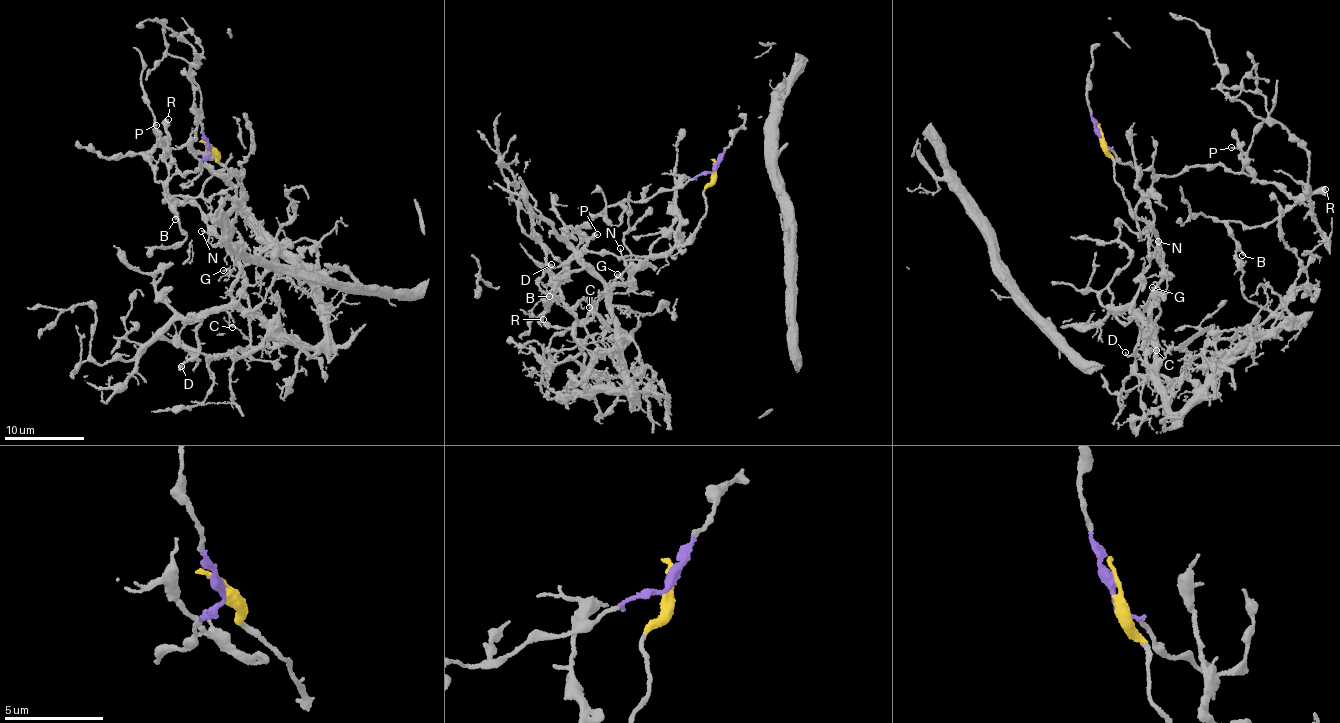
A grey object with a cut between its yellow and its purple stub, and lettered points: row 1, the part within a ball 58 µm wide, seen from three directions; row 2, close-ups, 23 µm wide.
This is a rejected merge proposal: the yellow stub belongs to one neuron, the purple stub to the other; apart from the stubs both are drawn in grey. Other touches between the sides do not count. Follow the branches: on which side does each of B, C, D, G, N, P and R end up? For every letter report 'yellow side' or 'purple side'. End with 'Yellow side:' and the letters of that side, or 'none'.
B: purple side
C: yellow side
D: yellow side
G: yellow side
N: yellow side
P: purple side
R: purple side
Yellow side: C, D, G, N

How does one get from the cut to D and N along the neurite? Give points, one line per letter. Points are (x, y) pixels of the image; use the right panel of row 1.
D: (1101, 136), (1115, 182), (1158, 240), (1160, 284), (1150, 294), (1152, 318), (1139, 319), (1136, 351), (1126, 352)
N: (1101, 136), (1112, 161), (1115, 182), (1132, 213), (1150, 228), (1156, 239), (1156, 255), (1162, 256), (1158, 240)

